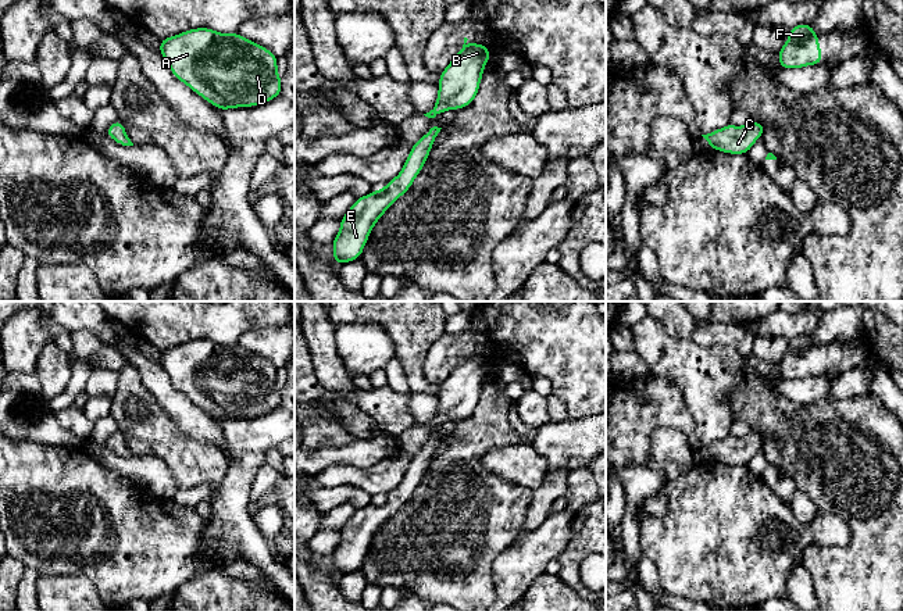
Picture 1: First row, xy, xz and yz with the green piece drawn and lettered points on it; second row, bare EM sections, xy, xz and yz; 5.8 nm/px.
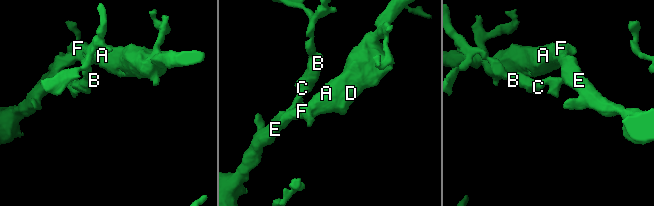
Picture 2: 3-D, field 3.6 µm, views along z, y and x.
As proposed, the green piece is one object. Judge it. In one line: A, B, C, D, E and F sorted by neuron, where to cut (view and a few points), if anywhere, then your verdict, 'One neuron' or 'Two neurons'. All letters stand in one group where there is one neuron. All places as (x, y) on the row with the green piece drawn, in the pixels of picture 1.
Groups: A B C D E F. No split. One neuron

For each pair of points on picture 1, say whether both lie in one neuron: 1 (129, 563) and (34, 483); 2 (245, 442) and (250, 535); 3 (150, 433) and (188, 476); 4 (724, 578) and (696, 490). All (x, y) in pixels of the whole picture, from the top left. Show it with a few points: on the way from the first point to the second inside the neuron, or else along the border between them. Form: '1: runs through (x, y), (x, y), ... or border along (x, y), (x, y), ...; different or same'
1: runs through (104, 539), (84, 521), (67, 520), (54, 507); same
2: runs through (242, 465), (239, 476), (239, 511); same
3: runs through (161, 445), (182, 465); same
4: runs through (724, 556), (724, 521), (717, 513); same

